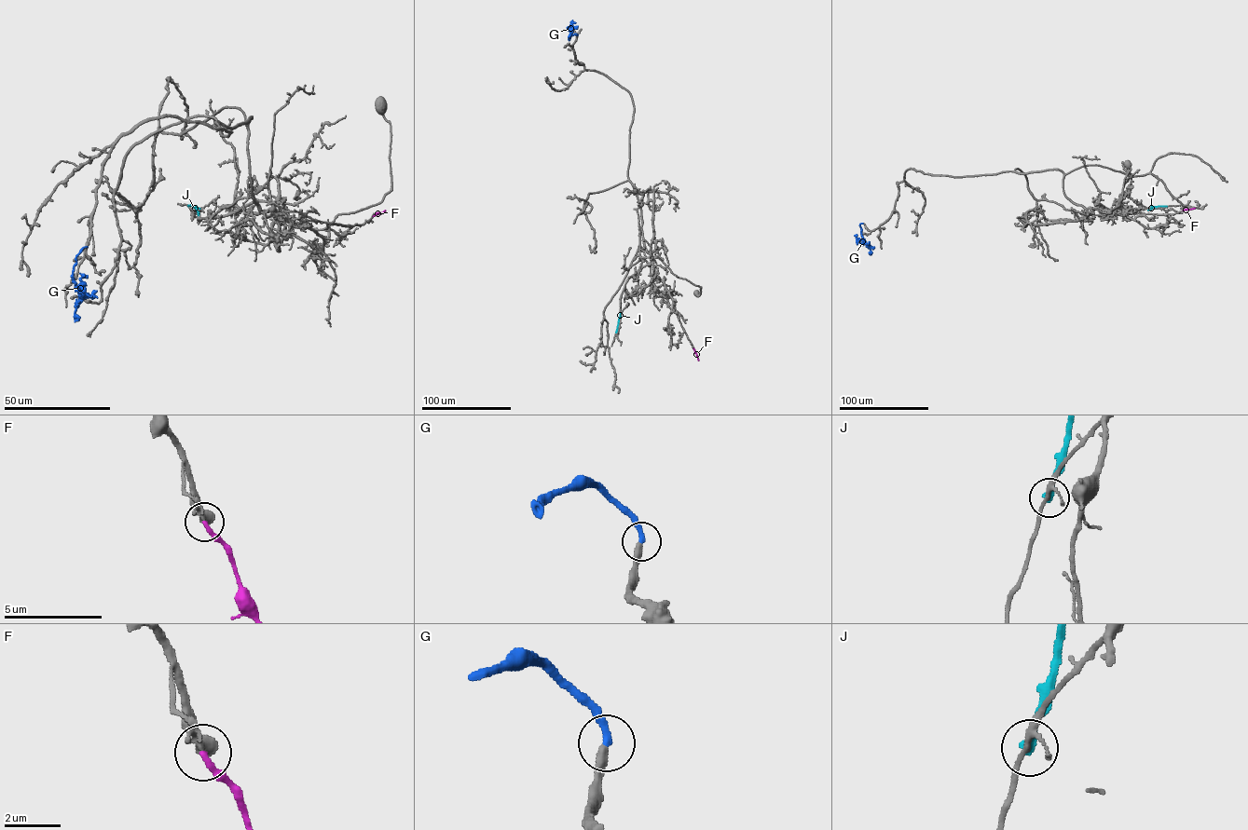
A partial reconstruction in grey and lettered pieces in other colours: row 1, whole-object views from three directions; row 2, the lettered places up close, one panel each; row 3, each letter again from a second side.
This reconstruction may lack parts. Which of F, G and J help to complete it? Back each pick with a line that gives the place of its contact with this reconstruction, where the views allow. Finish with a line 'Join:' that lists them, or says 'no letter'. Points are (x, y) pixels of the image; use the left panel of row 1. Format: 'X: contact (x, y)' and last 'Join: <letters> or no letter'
F: contact (373, 216)
Join: F

